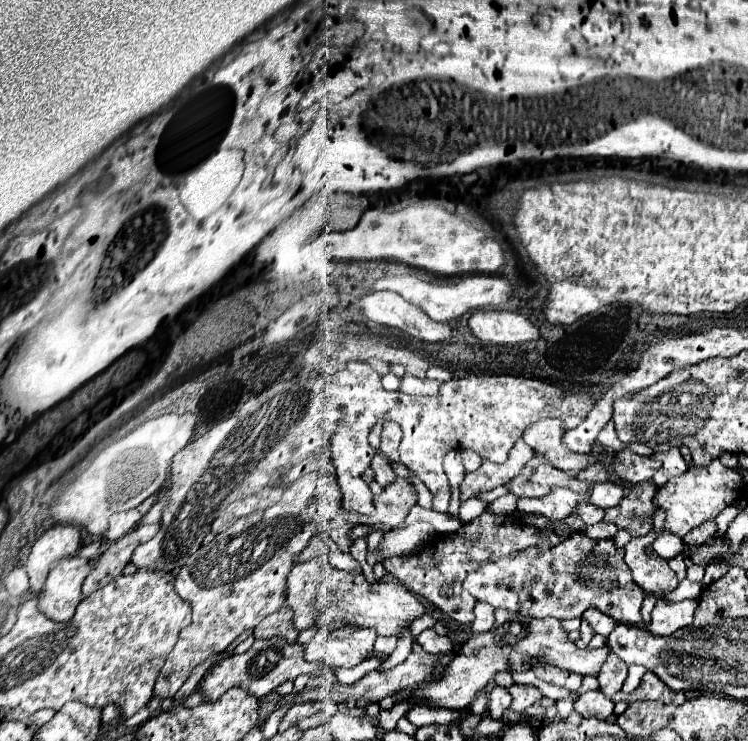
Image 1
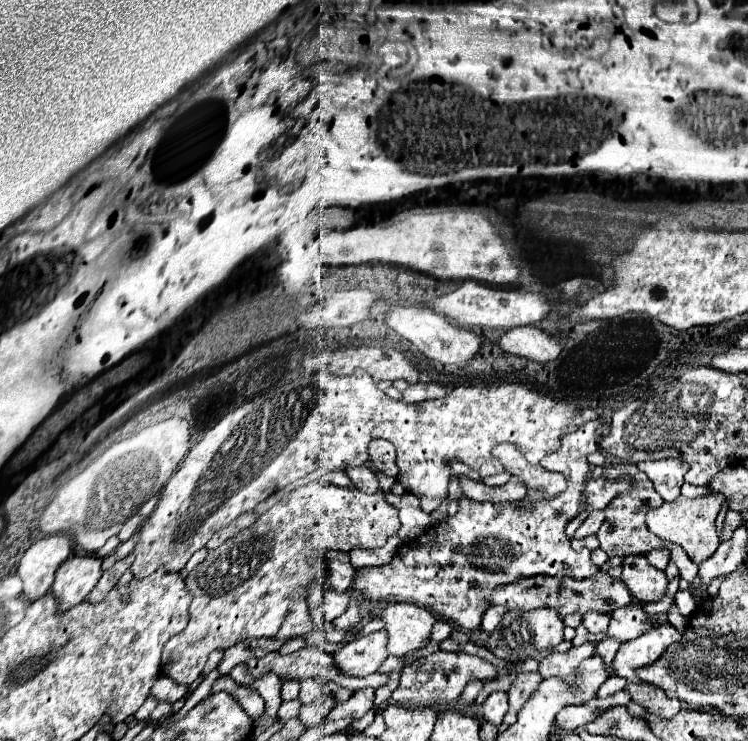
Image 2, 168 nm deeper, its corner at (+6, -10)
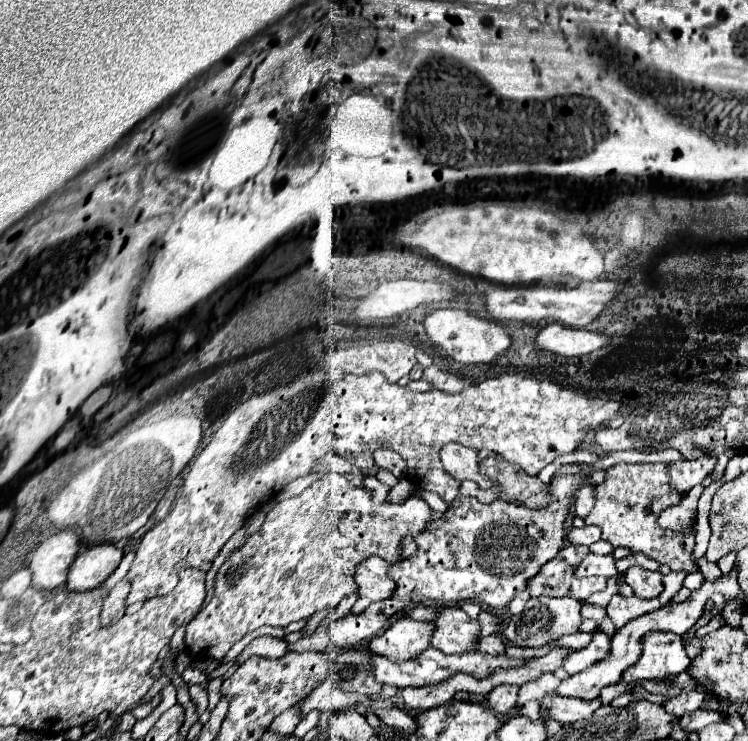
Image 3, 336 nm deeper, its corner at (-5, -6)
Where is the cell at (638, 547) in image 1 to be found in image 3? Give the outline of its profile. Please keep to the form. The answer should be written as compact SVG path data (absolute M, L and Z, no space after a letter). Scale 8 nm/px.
M632 566L624 572L624 582L634 588L638 598L656 598L664 590L662 572L650 572L640 566Z

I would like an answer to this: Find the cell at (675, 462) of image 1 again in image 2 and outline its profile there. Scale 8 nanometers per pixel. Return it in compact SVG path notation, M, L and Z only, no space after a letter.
M657 460L657 462L641 462L639 470L647 474L653 482L655 490L661 494L665 502L673 502L679 496L683 476L687 474L689 466L681 460Z

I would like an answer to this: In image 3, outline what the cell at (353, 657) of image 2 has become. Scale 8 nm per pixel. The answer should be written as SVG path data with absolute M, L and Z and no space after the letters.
M398 618L384 634L372 638L366 648L374 656L384 656L390 662L406 662L430 646L432 630L432 622Z

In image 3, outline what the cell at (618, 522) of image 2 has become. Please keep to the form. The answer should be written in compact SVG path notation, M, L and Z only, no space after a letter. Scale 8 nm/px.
M620 462L606 472L606 480L596 486L596 506L586 516L586 524L596 524L602 528L602 540L610 542L614 548L624 546L632 552L644 552L646 556L668 564L674 572L696 572L698 564L692 558L694 534L684 536L656 526L656 518L668 506L678 504L682 494L674 492L668 484L666 464L626 464Z

